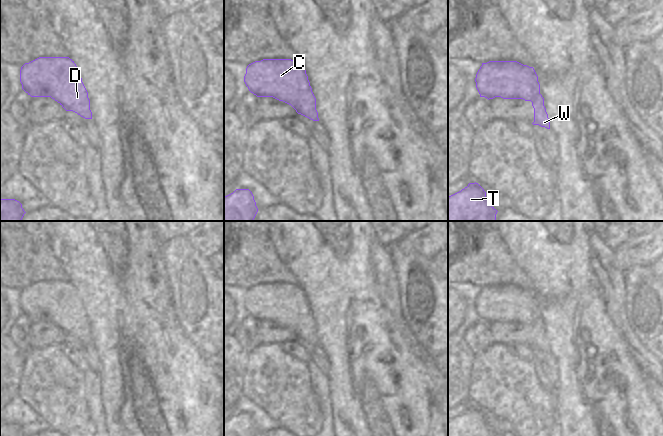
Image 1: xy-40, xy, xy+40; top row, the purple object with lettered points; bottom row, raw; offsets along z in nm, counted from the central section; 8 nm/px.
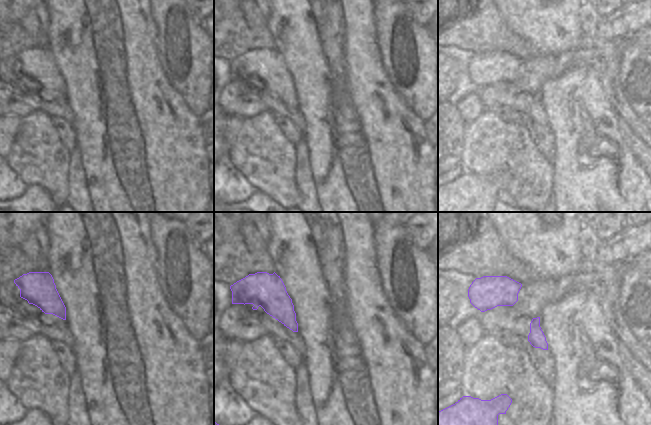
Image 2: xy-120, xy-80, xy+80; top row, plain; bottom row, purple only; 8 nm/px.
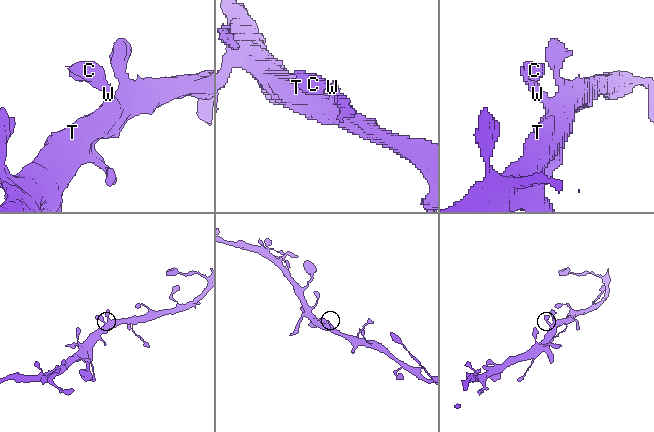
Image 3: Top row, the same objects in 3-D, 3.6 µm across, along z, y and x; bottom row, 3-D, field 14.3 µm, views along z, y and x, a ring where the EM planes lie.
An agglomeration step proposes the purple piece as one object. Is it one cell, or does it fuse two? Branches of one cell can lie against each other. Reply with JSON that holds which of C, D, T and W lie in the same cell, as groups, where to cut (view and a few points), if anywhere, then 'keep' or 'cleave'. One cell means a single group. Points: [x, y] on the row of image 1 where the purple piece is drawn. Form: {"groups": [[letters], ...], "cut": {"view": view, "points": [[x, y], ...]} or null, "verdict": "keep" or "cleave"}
{"groups": [["C", "D", "T", "W"]], "cut": null, "verdict": "keep"}

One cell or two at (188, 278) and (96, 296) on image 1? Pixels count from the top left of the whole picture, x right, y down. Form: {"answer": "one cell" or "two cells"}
{"answer": "two cells"}

